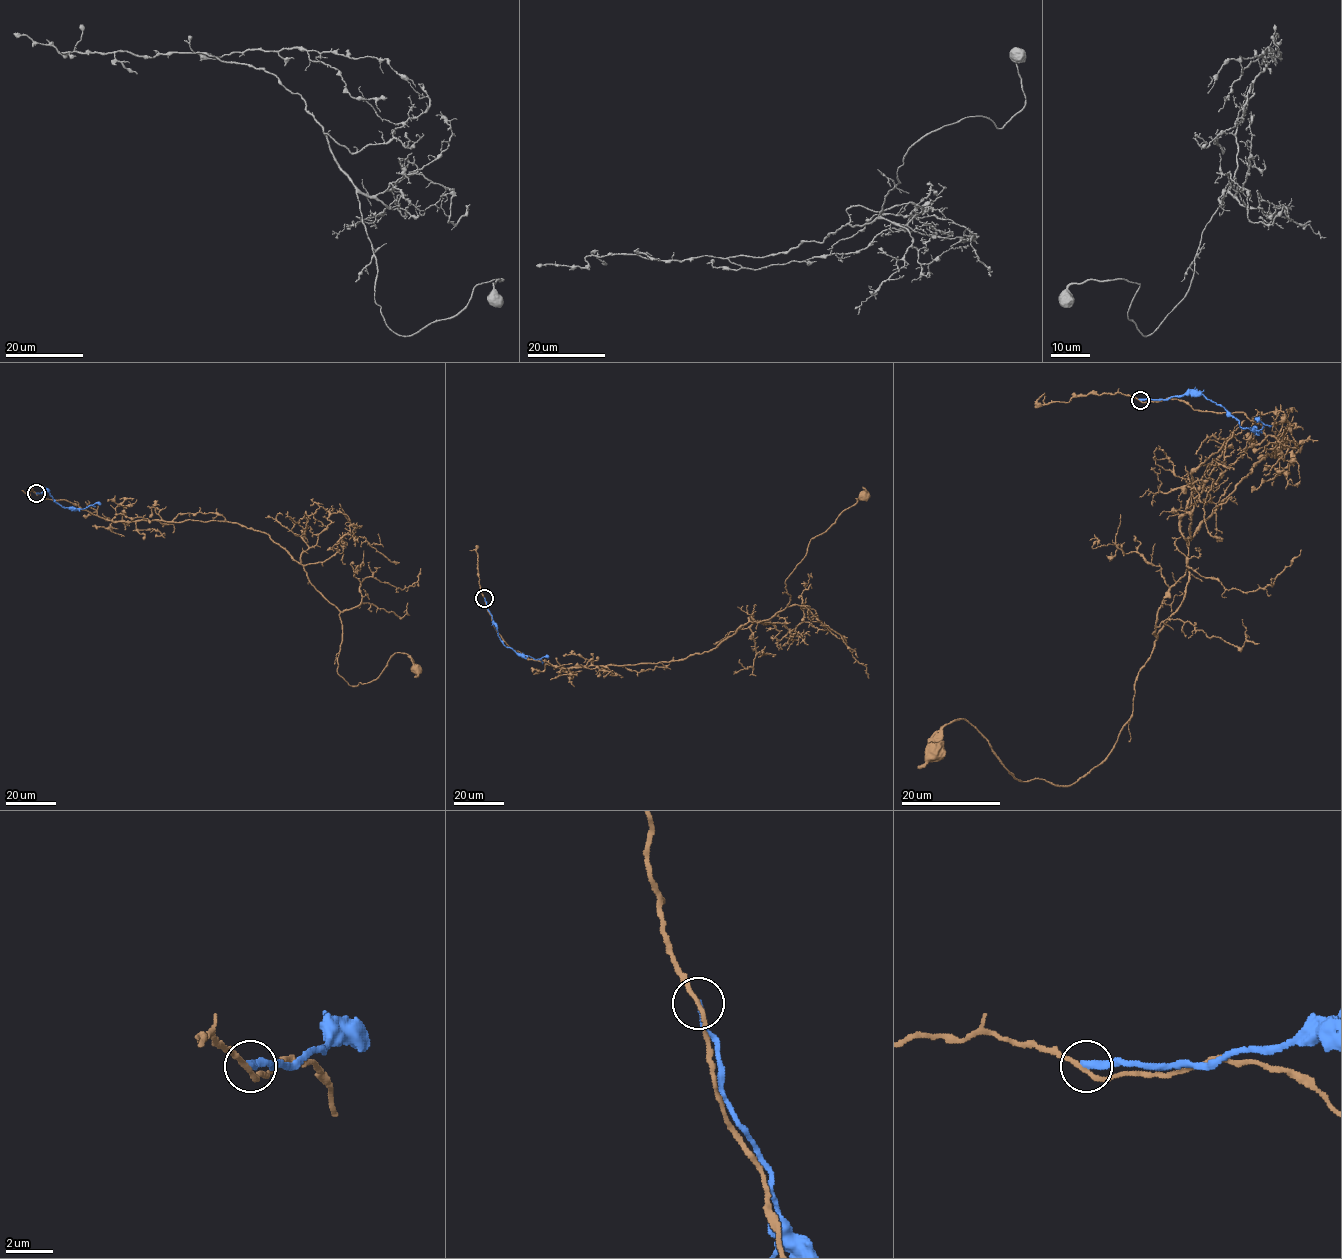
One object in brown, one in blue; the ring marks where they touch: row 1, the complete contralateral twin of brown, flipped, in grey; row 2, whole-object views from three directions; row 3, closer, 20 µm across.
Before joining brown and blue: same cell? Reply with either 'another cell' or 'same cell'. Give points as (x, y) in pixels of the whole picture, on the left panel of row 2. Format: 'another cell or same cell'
another cell

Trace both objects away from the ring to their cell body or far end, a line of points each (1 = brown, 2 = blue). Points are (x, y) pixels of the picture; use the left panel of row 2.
1: (36, 493), (114, 522), (234, 522), (267, 534), (339, 611), (340, 675), (367, 683), (395, 653), (414, 669)
2: (36, 493), (48, 491), (65, 507), (84, 509), (101, 504)

